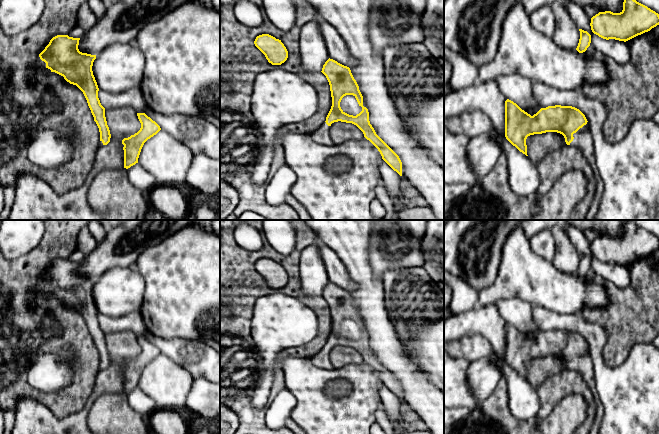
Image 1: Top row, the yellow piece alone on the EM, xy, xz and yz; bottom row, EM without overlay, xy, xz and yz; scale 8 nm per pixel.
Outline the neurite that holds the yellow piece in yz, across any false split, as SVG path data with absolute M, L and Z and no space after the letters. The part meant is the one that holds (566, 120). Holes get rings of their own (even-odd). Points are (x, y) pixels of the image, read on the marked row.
M505 101L505 137L520 152L528 156L527 137L546 132L562 134L566 144L577 147L593 170L596 187L587 213L587 220L592 220L598 212L604 186L596 166L593 138L585 115L575 107L555 105L541 108L531 116L513 101Z

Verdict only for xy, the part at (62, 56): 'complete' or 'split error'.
split error

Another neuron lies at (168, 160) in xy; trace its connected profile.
M163 130L148 139L140 152L138 163L160 185L184 183L194 153Z

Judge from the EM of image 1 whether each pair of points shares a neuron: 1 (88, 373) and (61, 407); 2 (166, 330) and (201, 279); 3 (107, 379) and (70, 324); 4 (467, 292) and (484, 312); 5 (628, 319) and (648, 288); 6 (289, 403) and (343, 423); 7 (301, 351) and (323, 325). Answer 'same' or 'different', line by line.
1: same
2: same
3: different
4: different
5: same
6: different
7: same

